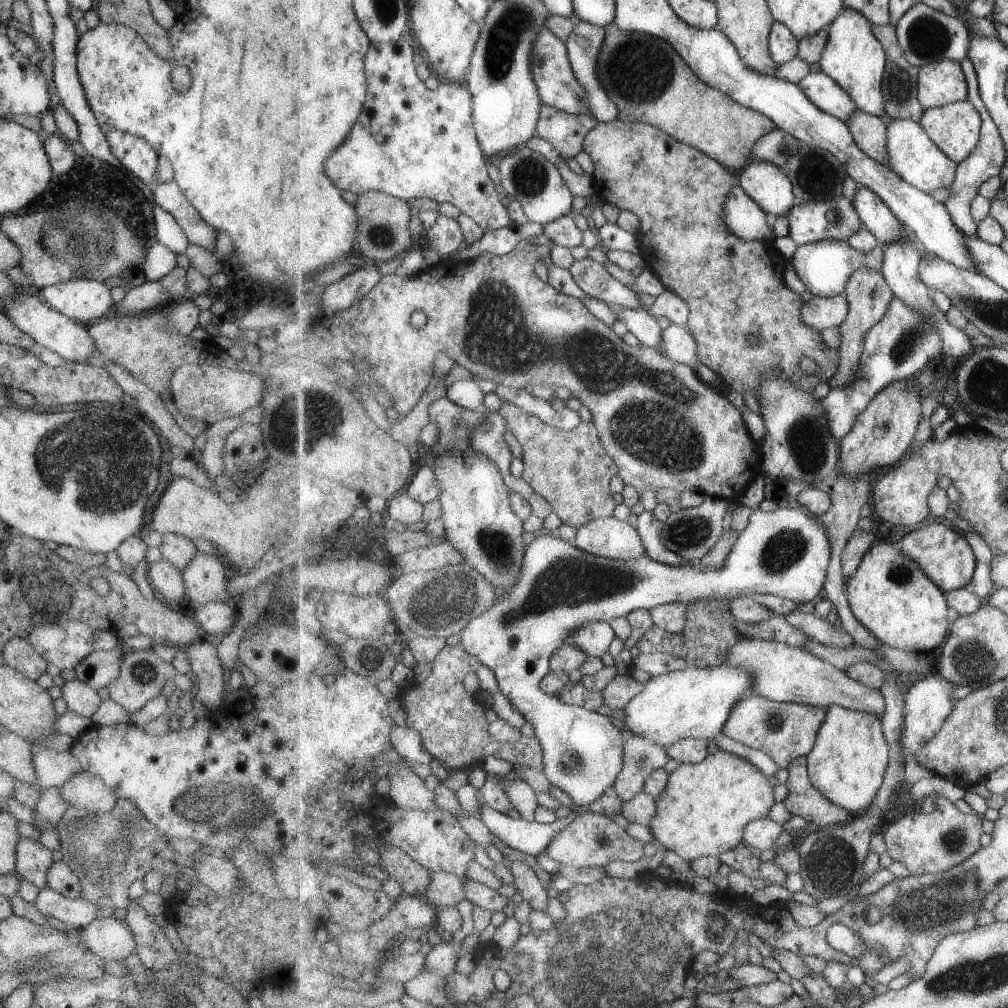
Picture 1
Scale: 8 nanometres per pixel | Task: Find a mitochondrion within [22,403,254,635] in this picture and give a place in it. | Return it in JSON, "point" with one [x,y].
{"point":[102,482]}

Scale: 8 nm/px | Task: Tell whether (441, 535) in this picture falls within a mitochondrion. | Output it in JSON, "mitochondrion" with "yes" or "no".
{"mitochondrion":"no"}

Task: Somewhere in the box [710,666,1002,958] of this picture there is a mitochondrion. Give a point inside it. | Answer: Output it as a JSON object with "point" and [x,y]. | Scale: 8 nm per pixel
{"point":[920,909]}

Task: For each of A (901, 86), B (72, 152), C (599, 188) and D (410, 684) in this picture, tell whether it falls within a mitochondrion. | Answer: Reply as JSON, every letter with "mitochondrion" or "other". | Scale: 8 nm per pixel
{"A":"mitochondrion","B":"other","C":"other","D":"other"}

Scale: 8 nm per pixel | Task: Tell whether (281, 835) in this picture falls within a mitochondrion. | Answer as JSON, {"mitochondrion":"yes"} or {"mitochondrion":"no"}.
{"mitochondrion":"no"}

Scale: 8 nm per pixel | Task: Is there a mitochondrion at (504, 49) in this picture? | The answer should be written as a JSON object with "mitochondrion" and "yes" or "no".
{"mitochondrion":"yes"}

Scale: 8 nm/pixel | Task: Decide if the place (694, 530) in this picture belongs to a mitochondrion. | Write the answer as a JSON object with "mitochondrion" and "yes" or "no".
{"mitochondrion":"yes"}

